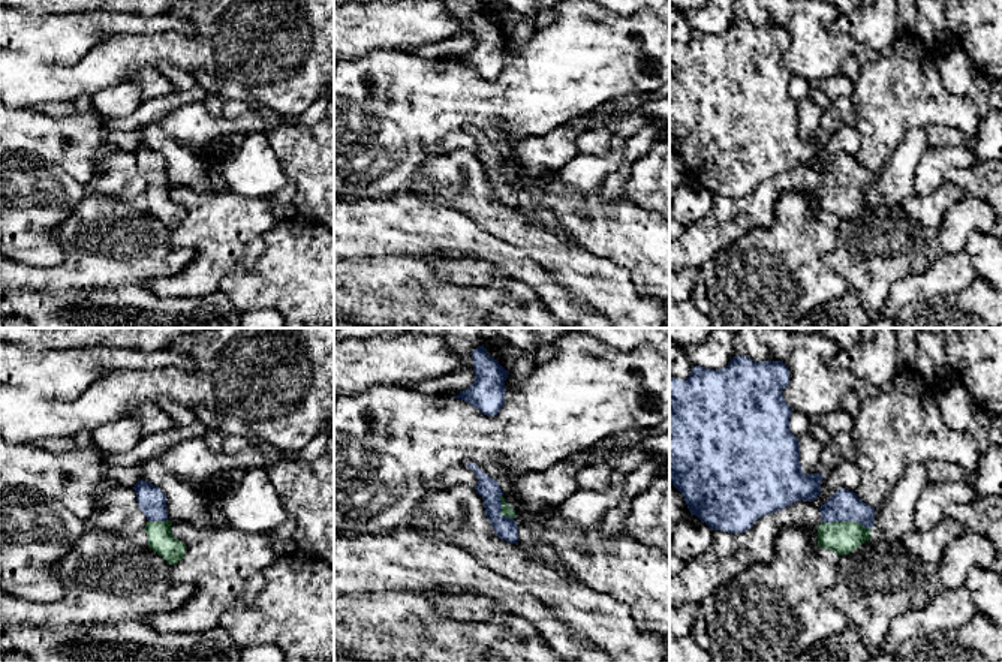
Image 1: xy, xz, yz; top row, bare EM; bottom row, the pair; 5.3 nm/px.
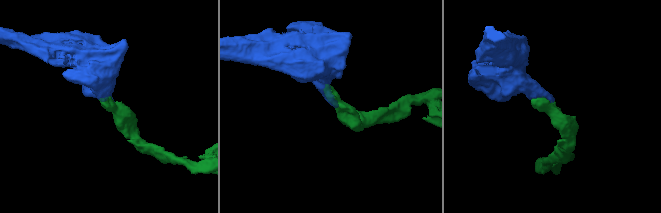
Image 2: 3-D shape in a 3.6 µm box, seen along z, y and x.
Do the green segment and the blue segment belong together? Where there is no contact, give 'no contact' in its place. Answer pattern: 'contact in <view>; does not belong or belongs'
contact in yz; belongs

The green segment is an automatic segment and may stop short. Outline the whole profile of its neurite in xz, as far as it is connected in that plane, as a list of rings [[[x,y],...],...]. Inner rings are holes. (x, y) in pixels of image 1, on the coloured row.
[[[469,461],[466,466],[478,476],[475,490],[484,499],[485,515],[496,535],[506,542],[517,544],[515,511],[505,502],[499,482],[485,475],[475,463]]]

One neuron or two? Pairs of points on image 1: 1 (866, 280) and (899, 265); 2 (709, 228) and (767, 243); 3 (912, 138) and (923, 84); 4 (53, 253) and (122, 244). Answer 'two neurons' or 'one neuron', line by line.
1: one neuron
2: two neurons
3: two neurons
4: two neurons

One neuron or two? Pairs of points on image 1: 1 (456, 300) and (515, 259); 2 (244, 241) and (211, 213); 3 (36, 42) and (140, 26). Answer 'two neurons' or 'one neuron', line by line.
1: two neurons
2: one neuron
3: one neuron

